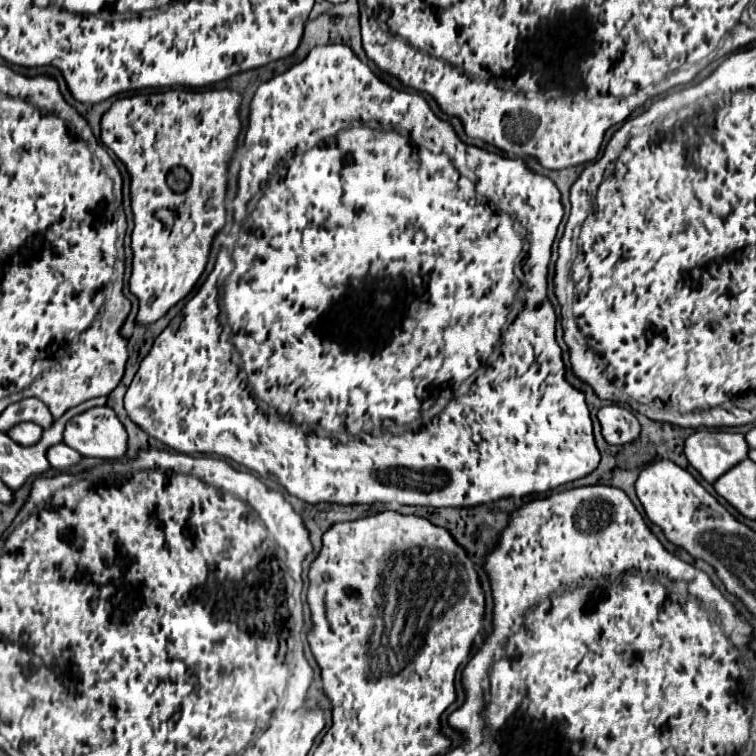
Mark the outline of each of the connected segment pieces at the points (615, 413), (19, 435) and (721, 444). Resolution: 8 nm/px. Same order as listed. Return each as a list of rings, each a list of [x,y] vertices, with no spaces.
[[[619,404],[603,406],[597,414],[603,438],[609,444],[627,444],[639,436],[639,422],[635,414]]]
[[[21,422],[17,424],[13,430],[7,432],[17,444],[21,446],[31,446],[33,442],[41,440],[43,436],[43,428],[39,424],[33,424],[33,422]]]
[[[699,430],[685,440],[685,456],[689,464],[711,484],[745,460],[747,454],[749,444],[739,432]]]

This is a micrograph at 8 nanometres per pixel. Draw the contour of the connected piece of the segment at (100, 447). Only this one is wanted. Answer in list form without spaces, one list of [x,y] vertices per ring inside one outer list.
[[[97,406],[71,418],[63,442],[81,456],[121,460],[127,454],[127,432],[109,406]]]

